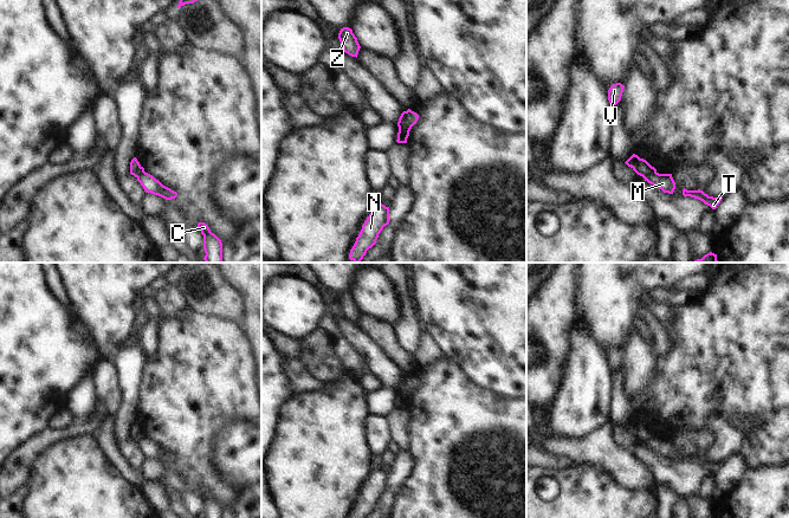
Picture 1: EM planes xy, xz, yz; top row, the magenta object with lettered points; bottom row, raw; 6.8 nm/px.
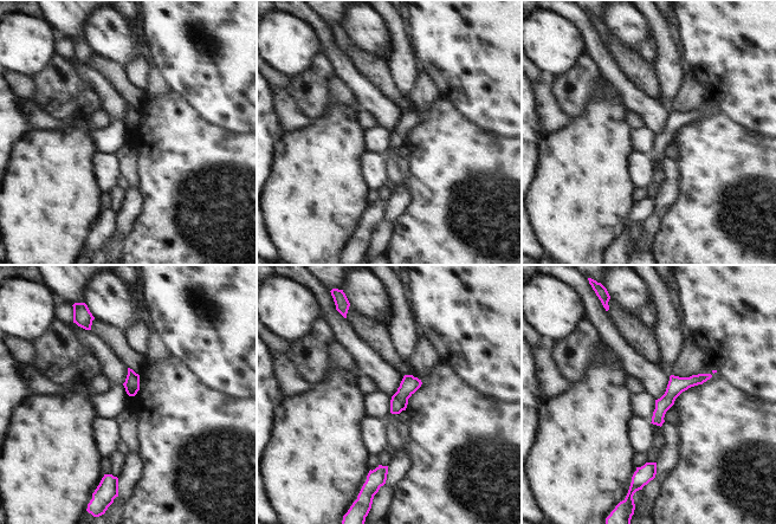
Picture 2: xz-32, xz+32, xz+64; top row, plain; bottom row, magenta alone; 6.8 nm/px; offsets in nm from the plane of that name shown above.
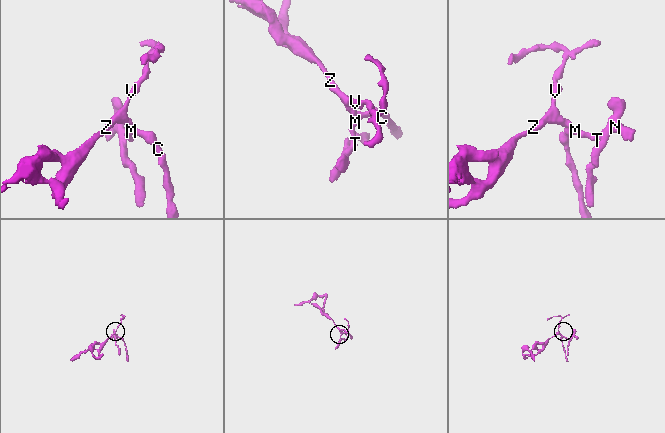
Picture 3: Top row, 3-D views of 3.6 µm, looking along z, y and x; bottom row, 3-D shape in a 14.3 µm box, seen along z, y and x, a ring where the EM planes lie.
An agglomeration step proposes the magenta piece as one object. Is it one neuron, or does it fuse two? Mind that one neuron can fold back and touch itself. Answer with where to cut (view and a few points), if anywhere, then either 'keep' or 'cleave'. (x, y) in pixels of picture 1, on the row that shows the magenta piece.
cut in yz along (655, 172), (642, 176); cleave

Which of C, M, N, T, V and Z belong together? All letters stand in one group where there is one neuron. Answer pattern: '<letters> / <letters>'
C M N T / V Z

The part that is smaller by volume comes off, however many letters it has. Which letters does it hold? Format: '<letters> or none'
C, M, N, T

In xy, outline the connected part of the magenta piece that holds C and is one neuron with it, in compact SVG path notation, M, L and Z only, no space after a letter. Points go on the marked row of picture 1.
M205 222L198 224L201 234L203 235L203 250L206 263L222 263L222 242L211 232L209 227Z

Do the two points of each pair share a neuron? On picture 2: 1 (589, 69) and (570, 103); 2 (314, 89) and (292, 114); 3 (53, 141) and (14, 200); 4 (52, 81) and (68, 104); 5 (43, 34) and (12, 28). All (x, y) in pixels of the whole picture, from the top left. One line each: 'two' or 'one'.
1: one
2: two
3: one
4: one
5: one

